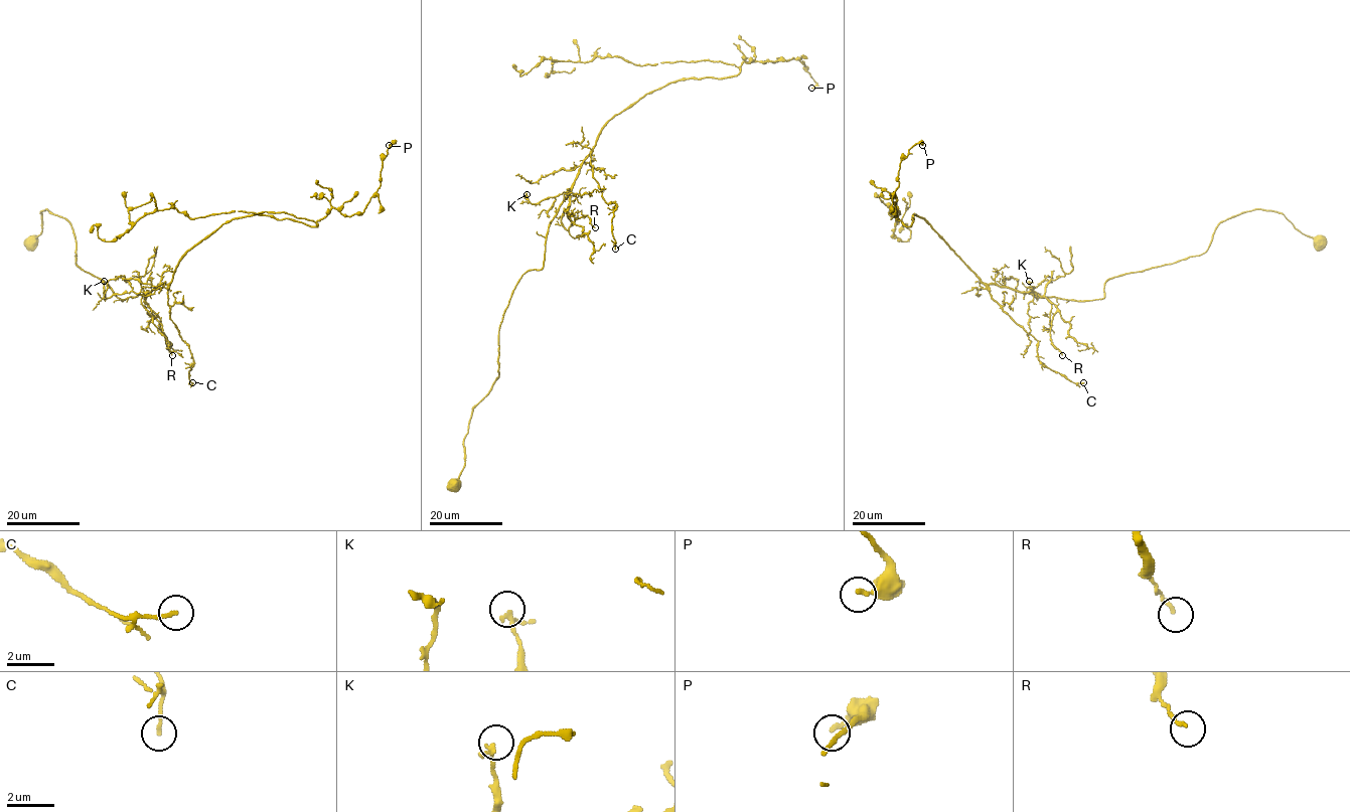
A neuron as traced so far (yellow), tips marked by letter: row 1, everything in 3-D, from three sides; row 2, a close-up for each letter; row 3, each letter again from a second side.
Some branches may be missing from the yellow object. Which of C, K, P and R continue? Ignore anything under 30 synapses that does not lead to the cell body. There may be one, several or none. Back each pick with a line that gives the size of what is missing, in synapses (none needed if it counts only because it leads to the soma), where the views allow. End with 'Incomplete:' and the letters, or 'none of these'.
Incomplete: none of these

